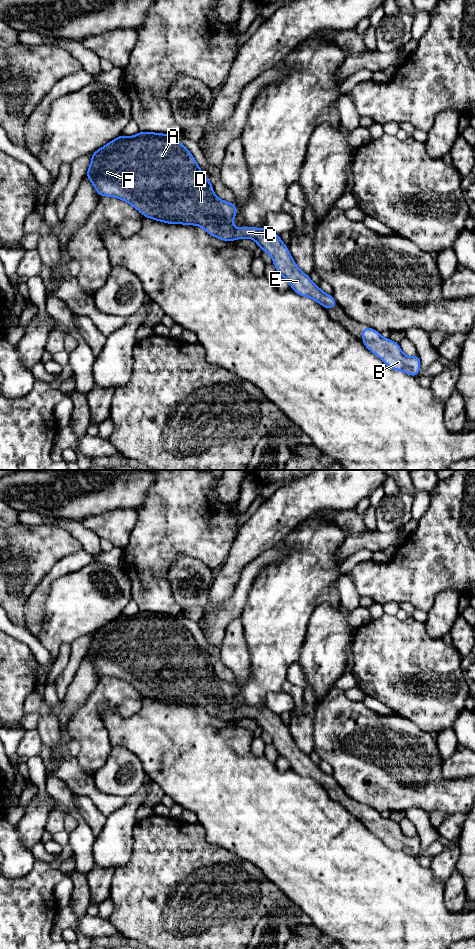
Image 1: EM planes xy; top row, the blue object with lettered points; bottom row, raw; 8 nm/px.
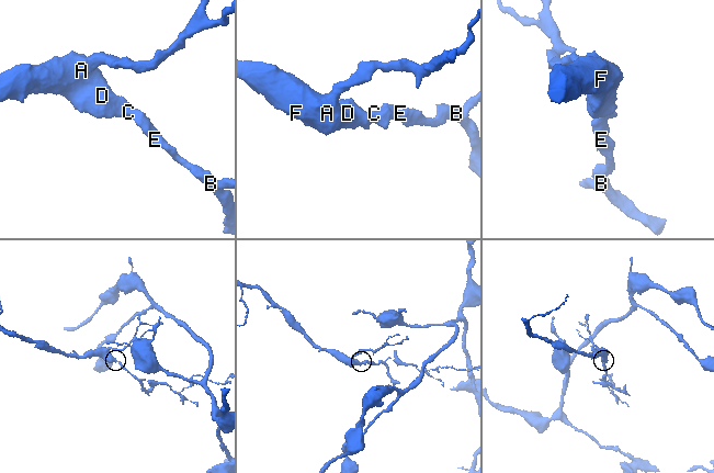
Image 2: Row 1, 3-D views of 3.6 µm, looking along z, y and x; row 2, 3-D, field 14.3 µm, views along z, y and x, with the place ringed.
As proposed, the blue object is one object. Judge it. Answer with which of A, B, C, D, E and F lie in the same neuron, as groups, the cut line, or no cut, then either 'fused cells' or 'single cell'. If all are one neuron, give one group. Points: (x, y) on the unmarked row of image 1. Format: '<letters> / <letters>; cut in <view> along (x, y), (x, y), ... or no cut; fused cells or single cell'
A B C D E F; no cut; single cell

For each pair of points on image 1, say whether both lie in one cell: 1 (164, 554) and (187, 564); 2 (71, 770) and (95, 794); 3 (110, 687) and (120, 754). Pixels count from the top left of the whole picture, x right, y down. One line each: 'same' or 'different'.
1: different
2: same
3: different

